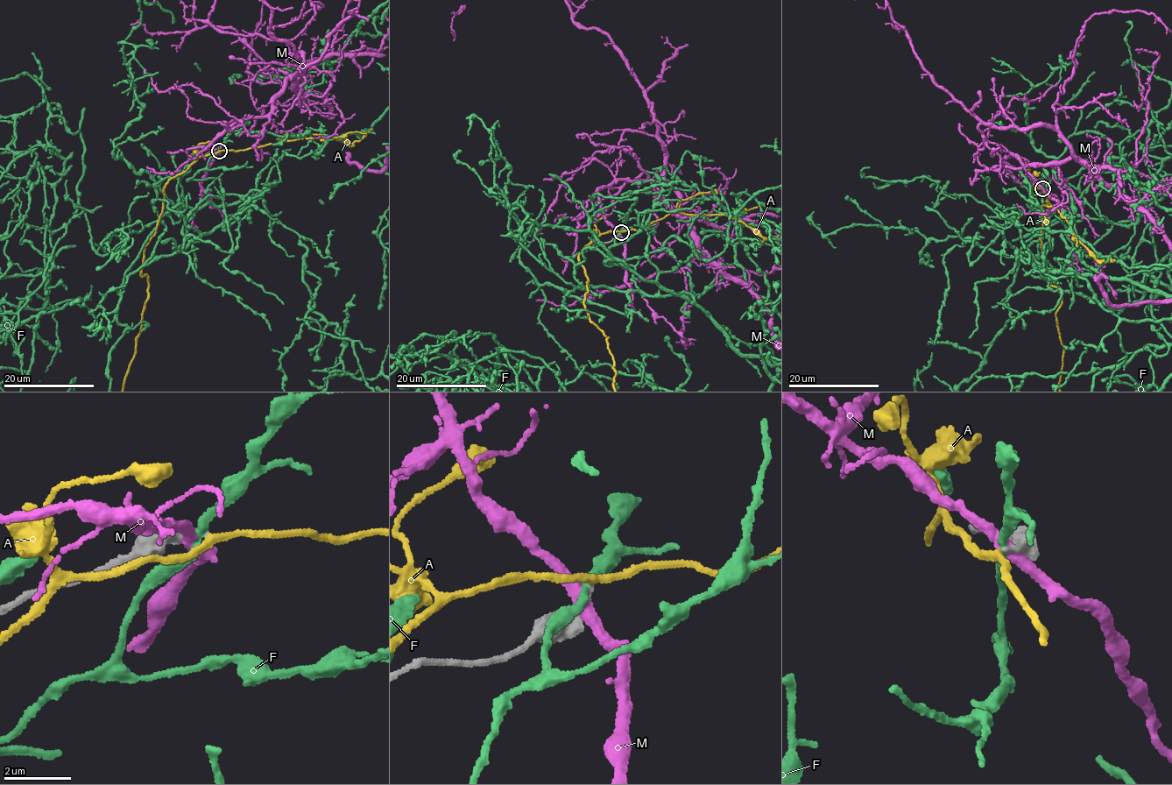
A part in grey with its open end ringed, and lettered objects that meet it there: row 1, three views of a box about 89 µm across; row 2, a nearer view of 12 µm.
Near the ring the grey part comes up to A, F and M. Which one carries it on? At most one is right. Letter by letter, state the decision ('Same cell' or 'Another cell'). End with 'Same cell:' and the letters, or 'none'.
A: Same cell
F: Another cell
M: Another cell
Same cell: A

